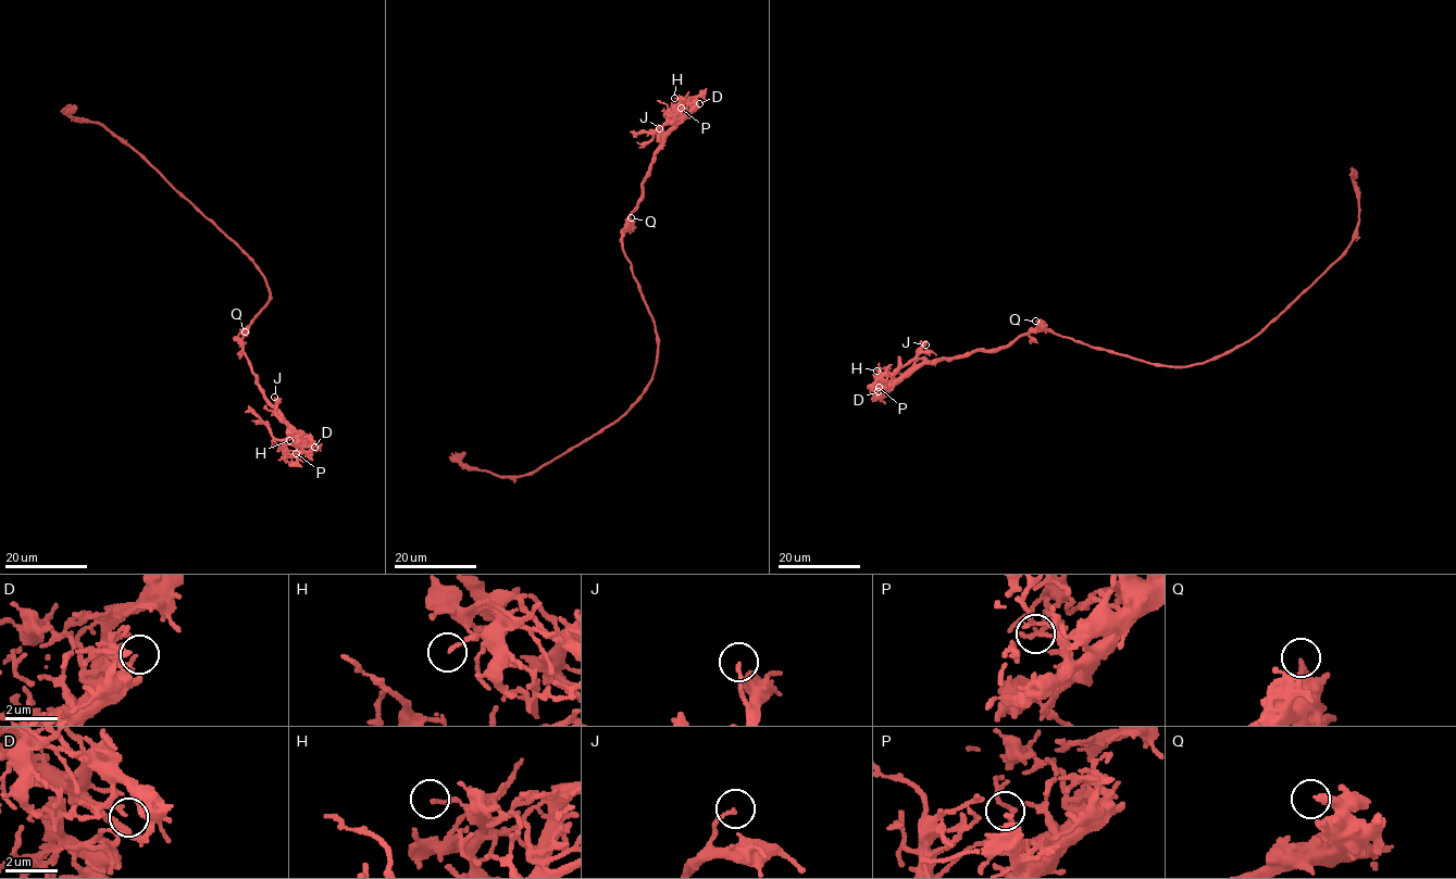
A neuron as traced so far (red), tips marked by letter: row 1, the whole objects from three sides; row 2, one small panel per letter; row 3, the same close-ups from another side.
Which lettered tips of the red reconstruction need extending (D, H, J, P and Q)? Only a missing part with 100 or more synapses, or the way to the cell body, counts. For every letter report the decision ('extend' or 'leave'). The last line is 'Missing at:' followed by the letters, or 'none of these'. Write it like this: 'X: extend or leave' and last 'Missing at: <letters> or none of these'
D: extend
H: leave
J: leave
P: leave
Q: leave
Missing at: D

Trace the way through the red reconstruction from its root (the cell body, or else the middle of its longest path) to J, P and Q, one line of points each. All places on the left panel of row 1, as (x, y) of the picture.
J: (269, 300), (236, 340), (262, 397), (295, 436), (275, 412), (274, 397)
P: (269, 300), (236, 340), (262, 397), (300, 443), (300, 450), (296, 453)
Q: (269, 300), (236, 340), (245, 331)

